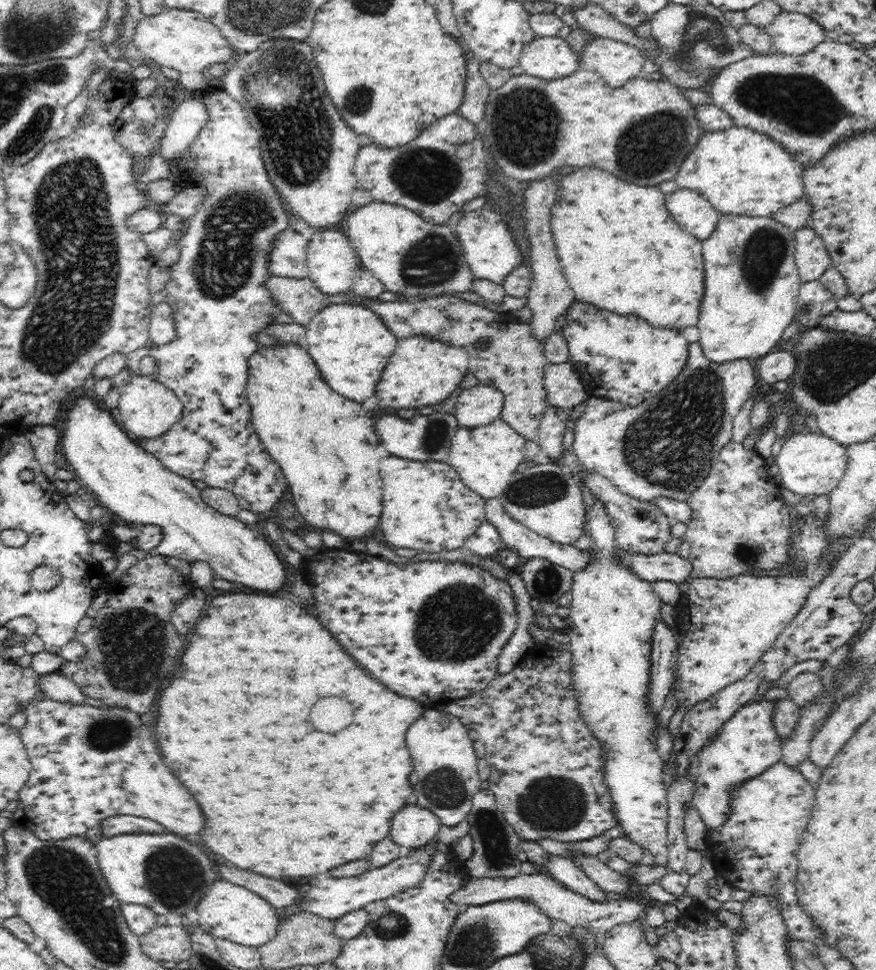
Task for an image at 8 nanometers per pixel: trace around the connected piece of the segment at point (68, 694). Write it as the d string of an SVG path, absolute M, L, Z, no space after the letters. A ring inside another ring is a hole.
M60 672L50 674L38 674L38 690L46 694L46 698L56 702L68 704L84 704L85 694L82 689L74 684L74 681L66 678Z

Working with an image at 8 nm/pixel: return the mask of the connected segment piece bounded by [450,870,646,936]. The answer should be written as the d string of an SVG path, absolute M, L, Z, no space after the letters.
M540 870L530 875L521 873L518 877L476 878L474 876L467 880L465 886L466 888L450 896L452 902L462 905L483 905L506 899L522 899L538 905L544 914L565 924L567 928L582 927L597 936L603 935L616 925L642 920L646 910L646 905L644 906L642 902L639 903L626 897L611 897L602 902L590 900L559 885Z

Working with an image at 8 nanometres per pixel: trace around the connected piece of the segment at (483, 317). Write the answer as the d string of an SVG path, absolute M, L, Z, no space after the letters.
M453 295L403 302L378 302L368 298L358 303L348 302L374 310L398 338L422 334L460 344L469 358L468 373L472 372L479 380L477 385L497 387L504 393L500 418L526 440L536 440L544 413L551 408L543 379L550 362L546 356L546 344L534 337L531 326L520 322L516 312L493 312Z

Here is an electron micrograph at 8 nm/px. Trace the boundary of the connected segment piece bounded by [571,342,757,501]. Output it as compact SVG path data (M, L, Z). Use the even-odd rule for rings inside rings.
M700 342L689 344L689 358L682 373L660 392L660 398L650 398L636 407L601 397L587 398L588 407L582 416L576 418L573 428L571 451L588 469L610 480L618 490L637 498L650 500L658 496L686 501L698 486L708 477L710 468L732 436L732 421L744 403L750 398L757 378L754 377L755 361L739 359L726 363L716 363L706 358ZM636 474L644 484L630 484L630 476Z

